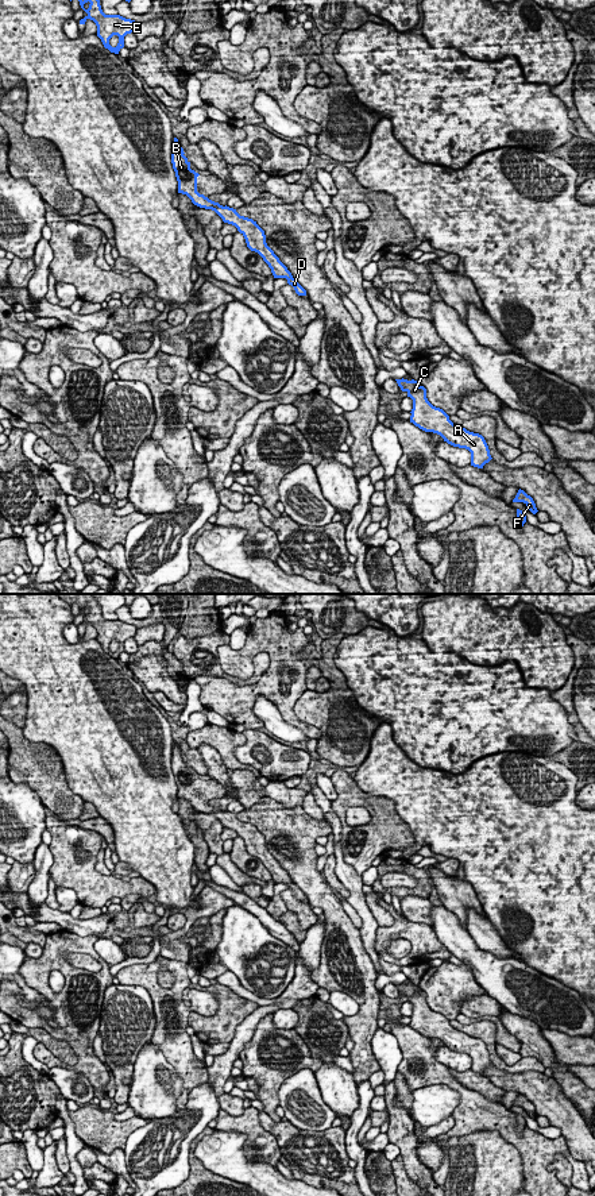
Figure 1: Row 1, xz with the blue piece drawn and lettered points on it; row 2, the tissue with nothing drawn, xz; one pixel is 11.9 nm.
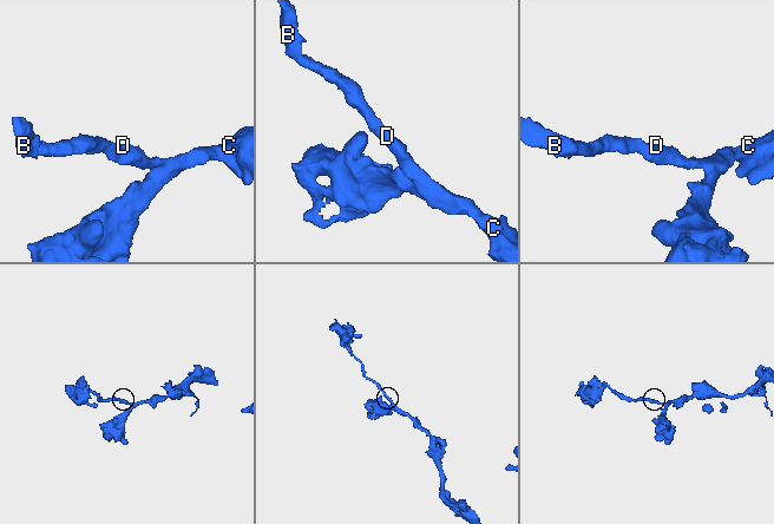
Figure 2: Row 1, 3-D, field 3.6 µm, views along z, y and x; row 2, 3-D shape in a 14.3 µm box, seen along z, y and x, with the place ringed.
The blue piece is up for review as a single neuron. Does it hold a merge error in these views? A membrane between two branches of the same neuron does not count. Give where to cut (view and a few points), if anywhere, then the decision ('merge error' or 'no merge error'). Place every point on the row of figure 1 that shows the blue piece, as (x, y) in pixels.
no cut; no merge error

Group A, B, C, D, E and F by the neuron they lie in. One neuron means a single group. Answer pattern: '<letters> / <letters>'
A B C D E F

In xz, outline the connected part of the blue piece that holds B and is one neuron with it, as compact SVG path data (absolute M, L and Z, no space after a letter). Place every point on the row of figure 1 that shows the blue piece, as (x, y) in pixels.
M177 138L173 142L171 163L178 181L178 193L186 194L192 202L200 208L215 211L224 223L232 224L244 236L247 247L258 252L271 269L274 278L286 278L298 296L306 296L306 290L297 282L287 267L279 261L274 251L266 243L264 231L252 219L240 216L236 209L223 207L197 192L197 177L200 175L190 169L190 162L183 155Z

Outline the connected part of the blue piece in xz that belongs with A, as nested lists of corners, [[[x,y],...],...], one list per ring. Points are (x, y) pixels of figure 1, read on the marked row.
[[[395,379],[402,391],[413,400],[410,423],[425,432],[440,435],[444,441],[453,447],[465,448],[471,452],[471,466],[483,468],[492,458],[484,437],[453,424],[449,416],[440,408],[433,406],[426,398],[426,389],[418,381]]]

